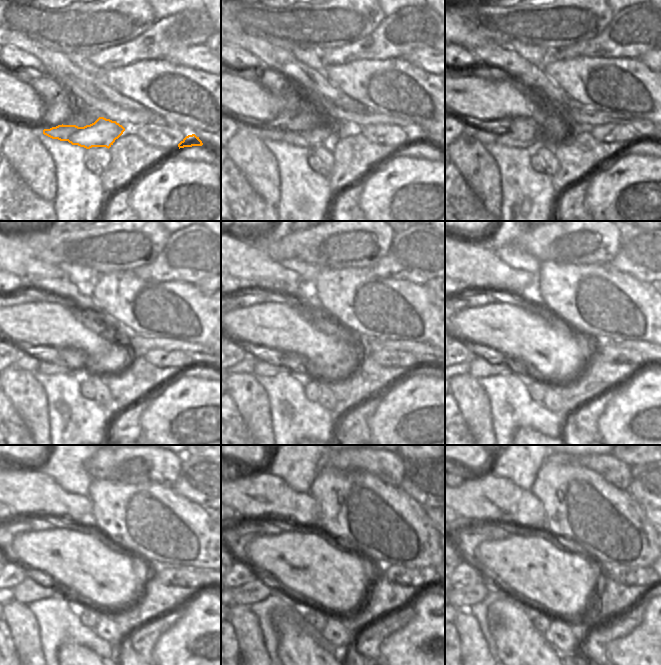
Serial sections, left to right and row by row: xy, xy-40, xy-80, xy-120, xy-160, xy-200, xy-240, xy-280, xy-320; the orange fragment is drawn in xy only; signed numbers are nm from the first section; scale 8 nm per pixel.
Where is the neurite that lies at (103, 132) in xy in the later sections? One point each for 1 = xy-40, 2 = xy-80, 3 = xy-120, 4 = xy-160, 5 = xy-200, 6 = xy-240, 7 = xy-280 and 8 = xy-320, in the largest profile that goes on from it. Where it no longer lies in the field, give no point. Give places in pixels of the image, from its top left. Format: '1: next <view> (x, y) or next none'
1: next xy-40 (324, 131)
2: next xy-80 (542, 134)
3: next xy-120 (44, 367)
4: next xy-160 (261, 368)
5: next xy-200 (478, 367)
6: next xy-240 (28, 591)
7: next xy-280 (254, 591)
8: next xy-320 (466, 596)

